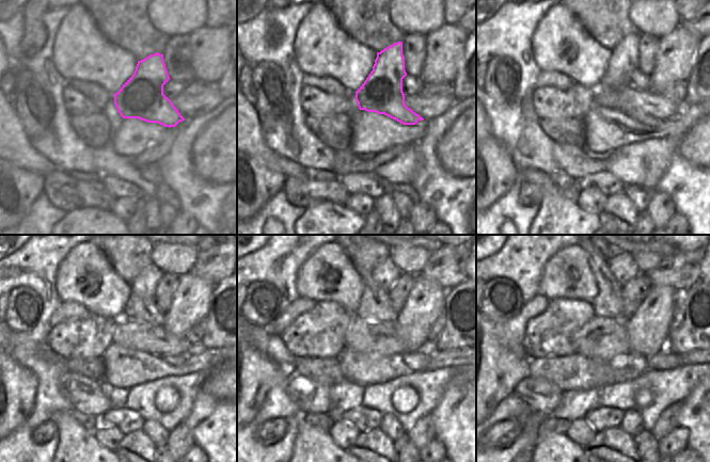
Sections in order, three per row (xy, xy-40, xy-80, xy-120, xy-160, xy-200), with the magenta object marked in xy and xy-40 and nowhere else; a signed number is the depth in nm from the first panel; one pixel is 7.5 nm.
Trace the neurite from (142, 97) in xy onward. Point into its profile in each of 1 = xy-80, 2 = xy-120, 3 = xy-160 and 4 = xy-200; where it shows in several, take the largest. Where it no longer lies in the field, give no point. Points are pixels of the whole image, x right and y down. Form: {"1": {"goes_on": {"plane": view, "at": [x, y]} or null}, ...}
{"1": {"goes_on": {"plane": "xy-80", "at": [625, 58]}}, "2": {"goes_on": {"plane": "xy-120", "at": [144, 285]}}, "3": {"goes_on": {"plane": "xy-160", "at": [385, 273]}}, "4": {"goes_on": {"plane": "xy-200", "at": [622, 266]}}}

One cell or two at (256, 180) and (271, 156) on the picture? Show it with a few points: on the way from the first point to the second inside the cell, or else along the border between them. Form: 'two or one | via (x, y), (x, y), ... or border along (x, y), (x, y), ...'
two | border along (248, 156), (285, 177)

